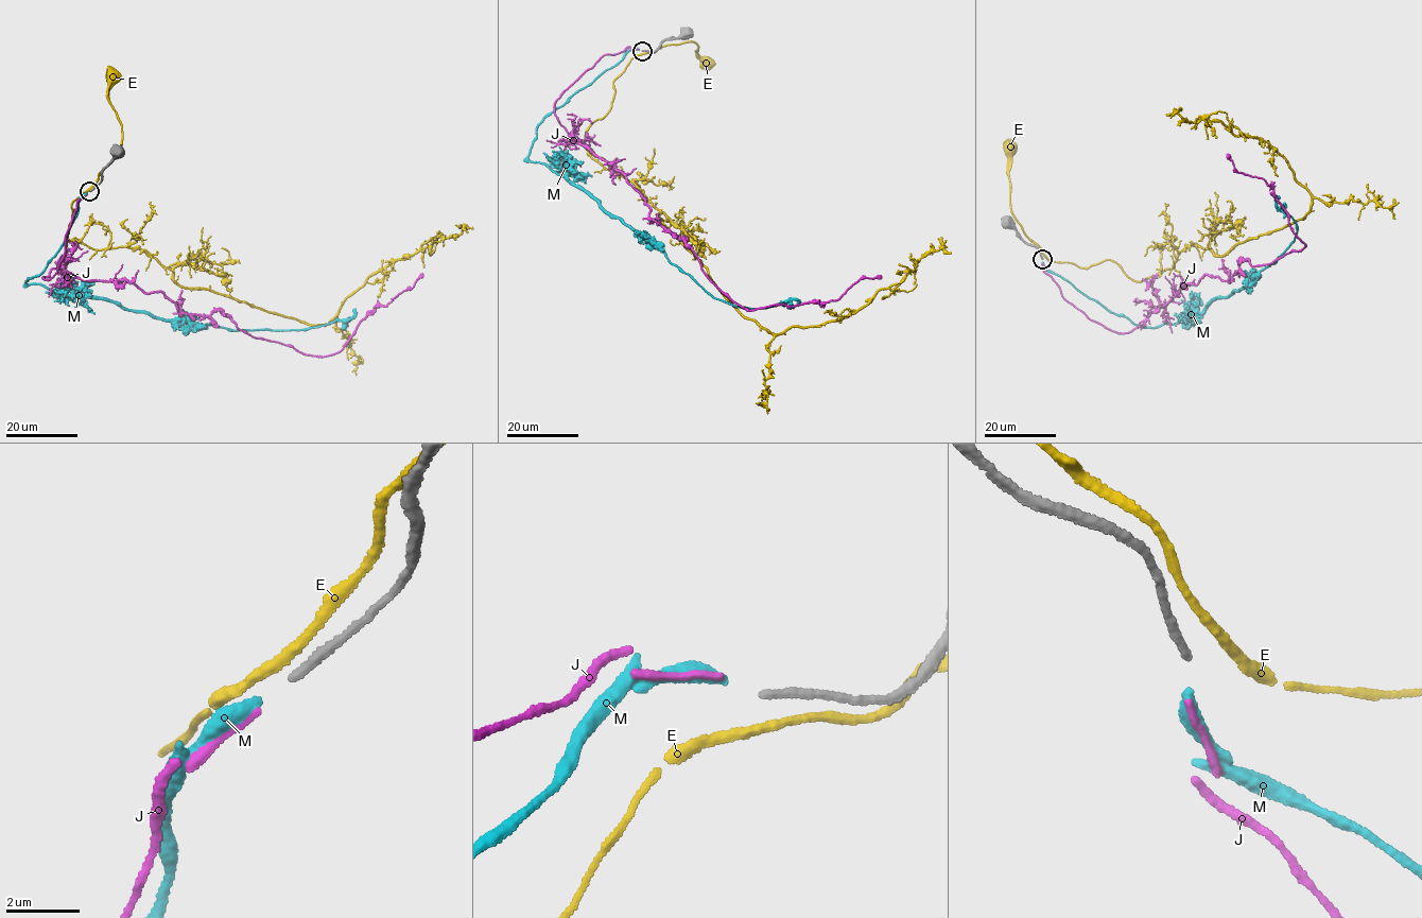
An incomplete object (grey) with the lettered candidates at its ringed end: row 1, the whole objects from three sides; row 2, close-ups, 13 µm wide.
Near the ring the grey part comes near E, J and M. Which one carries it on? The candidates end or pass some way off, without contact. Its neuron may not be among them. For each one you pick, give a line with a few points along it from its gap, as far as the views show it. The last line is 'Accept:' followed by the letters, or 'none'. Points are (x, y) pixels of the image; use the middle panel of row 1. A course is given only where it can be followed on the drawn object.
Accept: none

